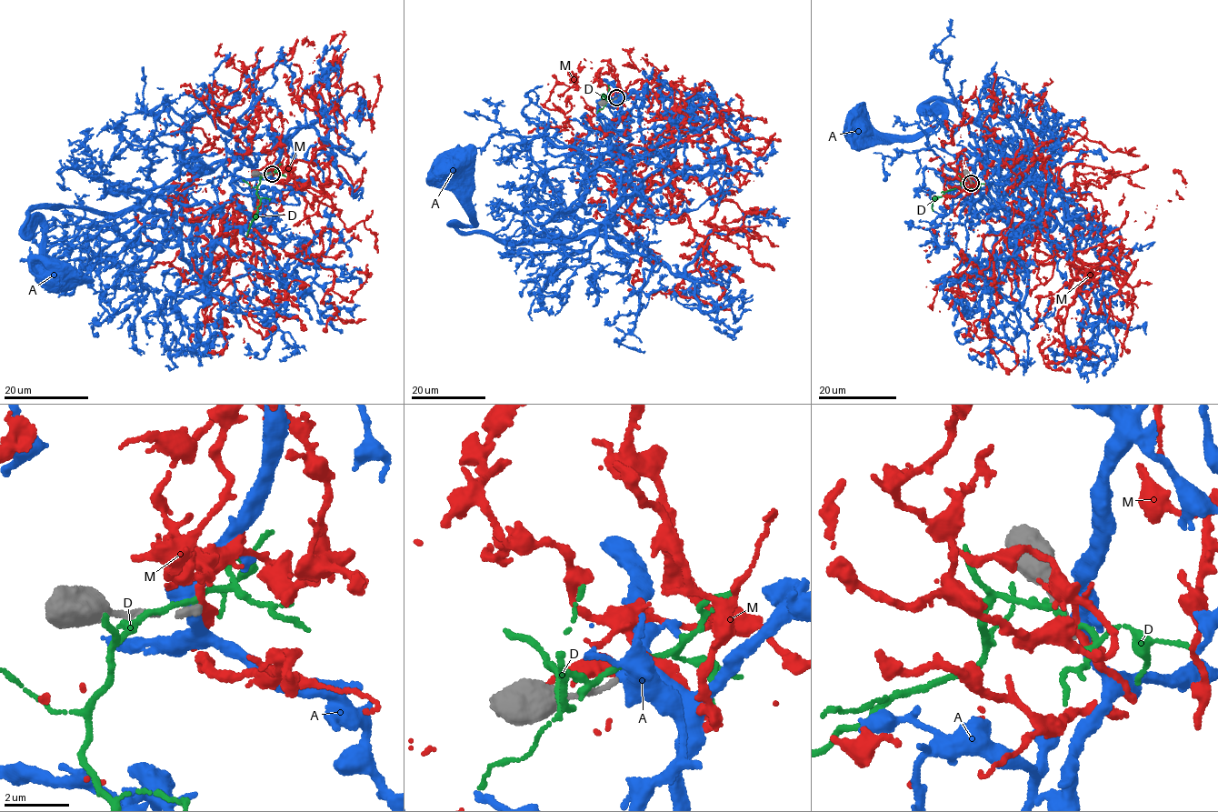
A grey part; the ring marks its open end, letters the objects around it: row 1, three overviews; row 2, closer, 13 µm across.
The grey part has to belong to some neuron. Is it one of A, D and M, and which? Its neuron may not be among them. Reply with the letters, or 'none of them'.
none of them

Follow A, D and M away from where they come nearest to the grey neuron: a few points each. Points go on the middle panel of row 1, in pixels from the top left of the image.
A: (615, 98), (622, 197), (579, 235), (465, 235), (456, 226), (475, 224), (452, 162)
D: (614, 97), (605, 99), (607, 104), (606, 96), (602, 96), (604, 106)
M: (616, 98), (683, 101), (640, 172), (647, 123), (694, 117), (658, 91), (662, 162), (581, 142), (579, 181)

